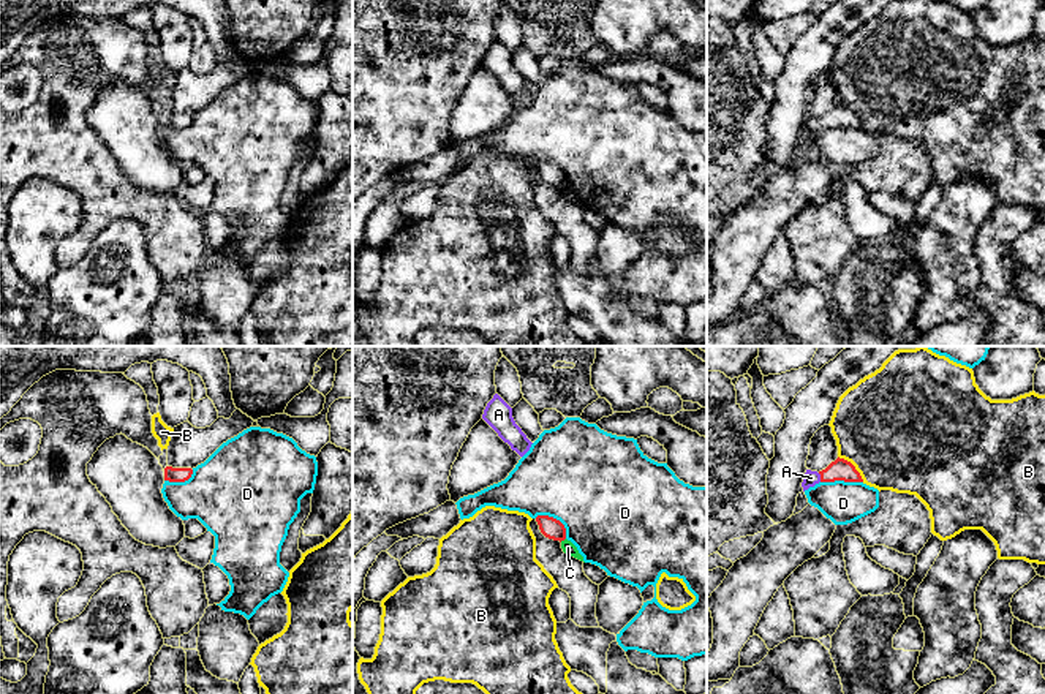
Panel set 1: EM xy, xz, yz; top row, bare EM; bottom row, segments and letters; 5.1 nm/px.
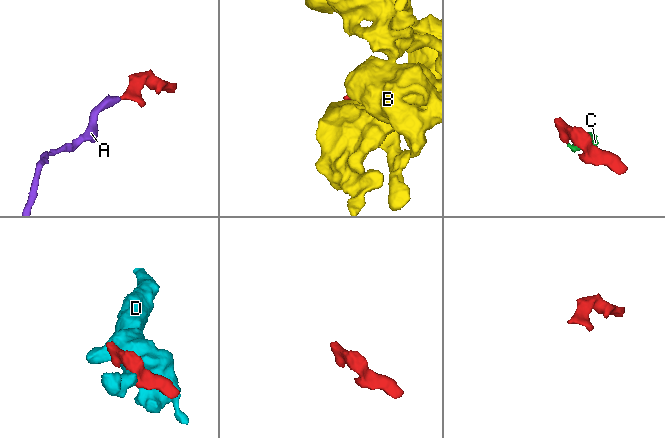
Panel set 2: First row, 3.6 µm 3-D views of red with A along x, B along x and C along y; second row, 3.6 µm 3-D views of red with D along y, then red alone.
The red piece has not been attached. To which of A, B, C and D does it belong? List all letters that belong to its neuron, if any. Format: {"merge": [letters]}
{"merge": ["A"]}

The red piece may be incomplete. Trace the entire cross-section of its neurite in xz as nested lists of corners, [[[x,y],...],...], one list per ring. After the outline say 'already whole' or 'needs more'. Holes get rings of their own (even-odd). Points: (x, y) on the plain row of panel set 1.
[[[538,161],[536,168],[539,171],[541,179],[545,183],[560,187],[560,188],[566,185],[566,174],[560,166],[549,161]]]; already whole

